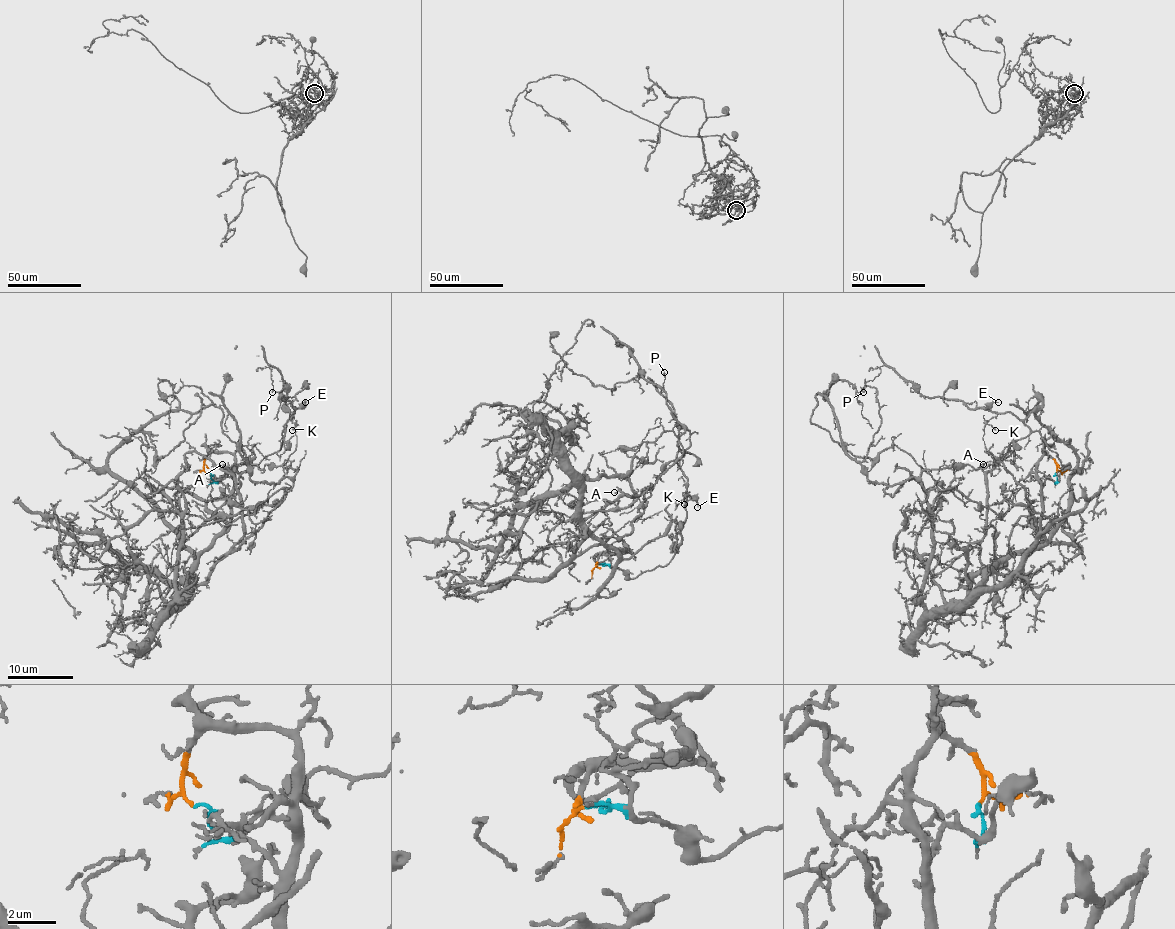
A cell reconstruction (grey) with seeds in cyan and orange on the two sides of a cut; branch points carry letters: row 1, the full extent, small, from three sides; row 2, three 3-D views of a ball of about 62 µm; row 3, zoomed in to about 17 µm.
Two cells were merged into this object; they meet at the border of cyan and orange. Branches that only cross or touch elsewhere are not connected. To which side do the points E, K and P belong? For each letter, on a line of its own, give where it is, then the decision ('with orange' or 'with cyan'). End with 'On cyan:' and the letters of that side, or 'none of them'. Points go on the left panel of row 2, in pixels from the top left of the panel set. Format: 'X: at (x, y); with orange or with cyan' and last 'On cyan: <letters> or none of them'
E: at (305, 402); with cyan
K: at (292, 430); with cyan
P: at (272, 392); with cyan
On cyan: E, K, P

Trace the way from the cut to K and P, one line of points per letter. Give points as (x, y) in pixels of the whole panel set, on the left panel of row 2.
K: (207, 474), (219, 482), (238, 464), (253, 466), (272, 454), (294, 412), (297, 425), (292, 430)
P: (207, 474), (219, 482), (282, 443), (295, 409), (269, 365), (272, 393)

